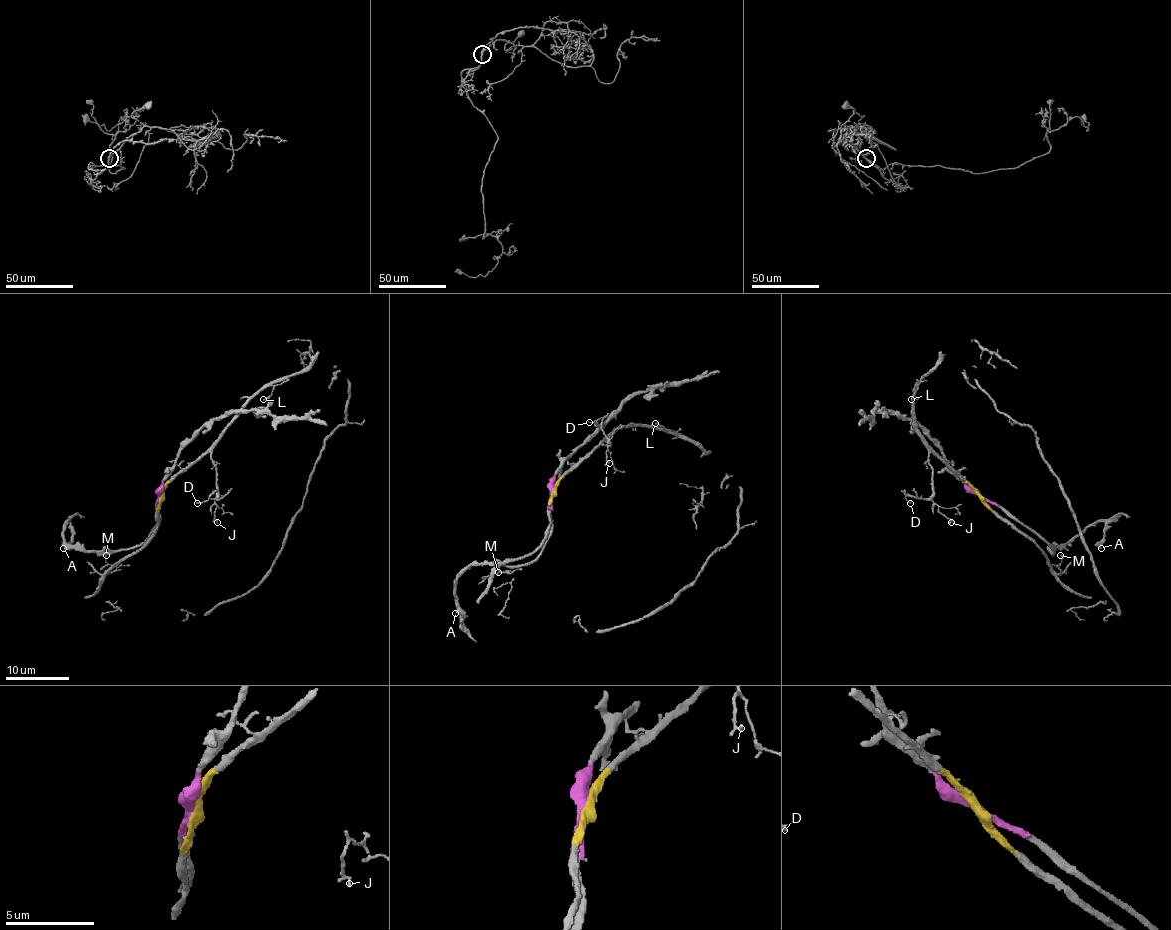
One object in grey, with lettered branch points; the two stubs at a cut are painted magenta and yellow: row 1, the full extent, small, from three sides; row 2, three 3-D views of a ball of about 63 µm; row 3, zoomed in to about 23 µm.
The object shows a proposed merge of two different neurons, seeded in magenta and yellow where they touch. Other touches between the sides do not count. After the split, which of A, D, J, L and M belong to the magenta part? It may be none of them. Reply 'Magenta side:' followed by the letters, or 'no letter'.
Magenta side: A

